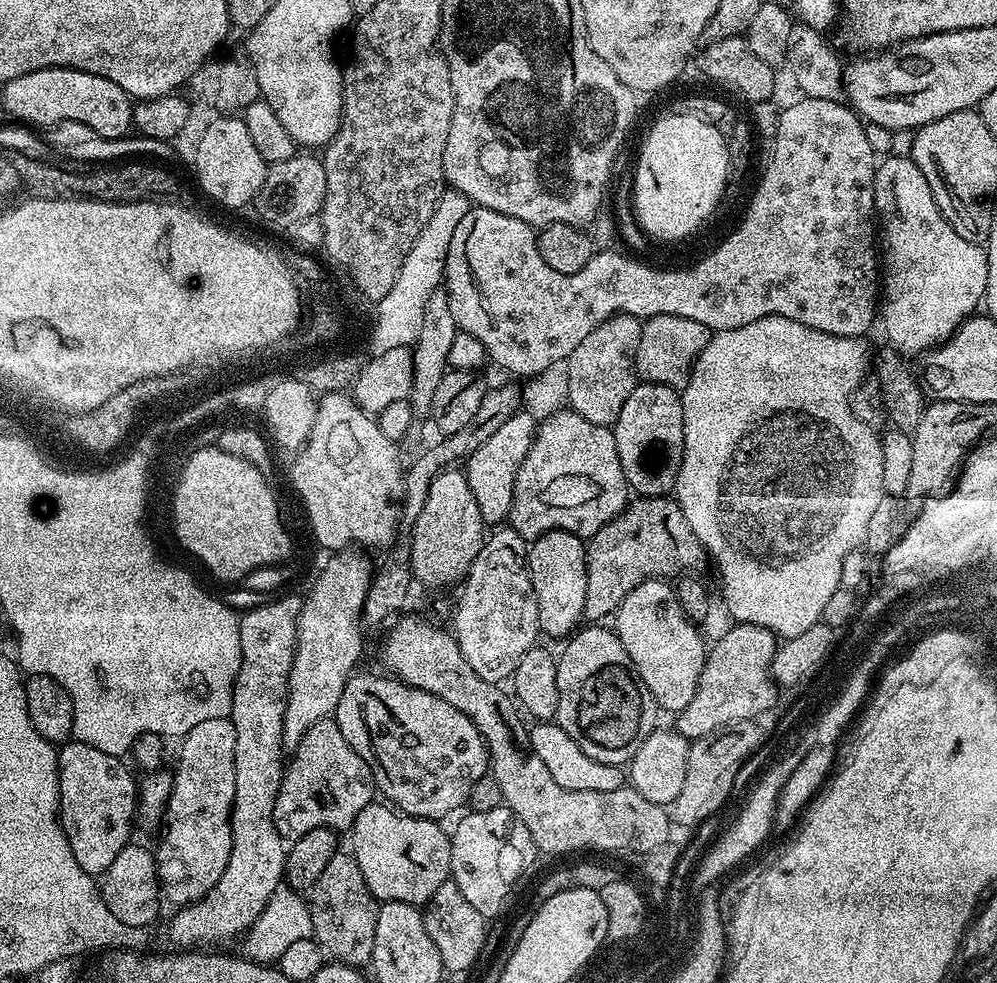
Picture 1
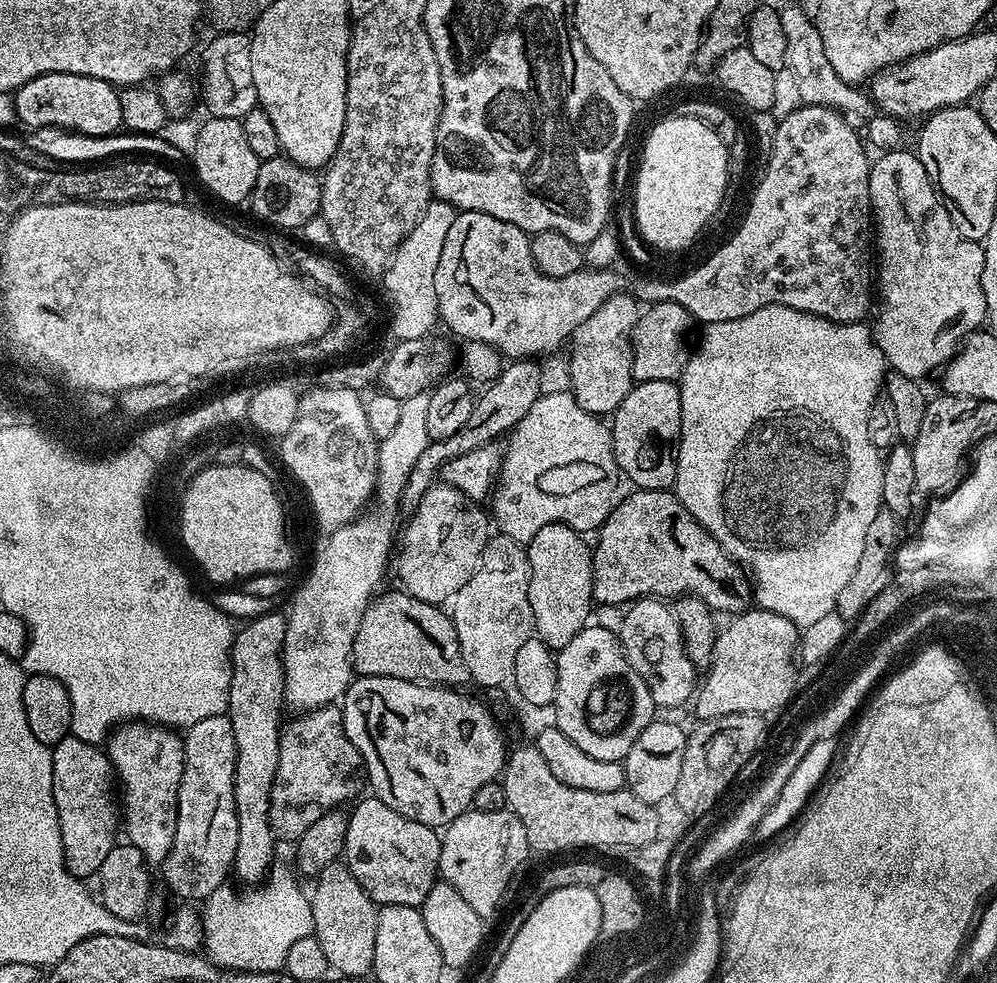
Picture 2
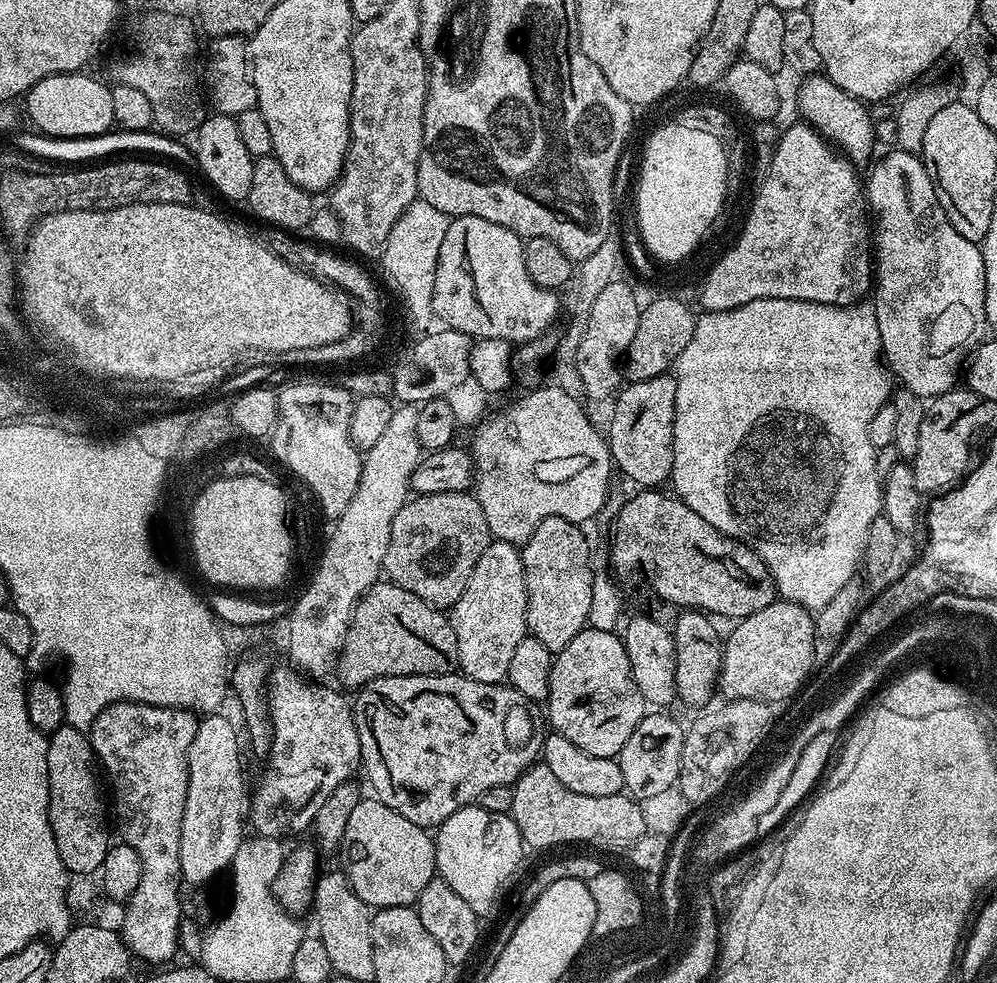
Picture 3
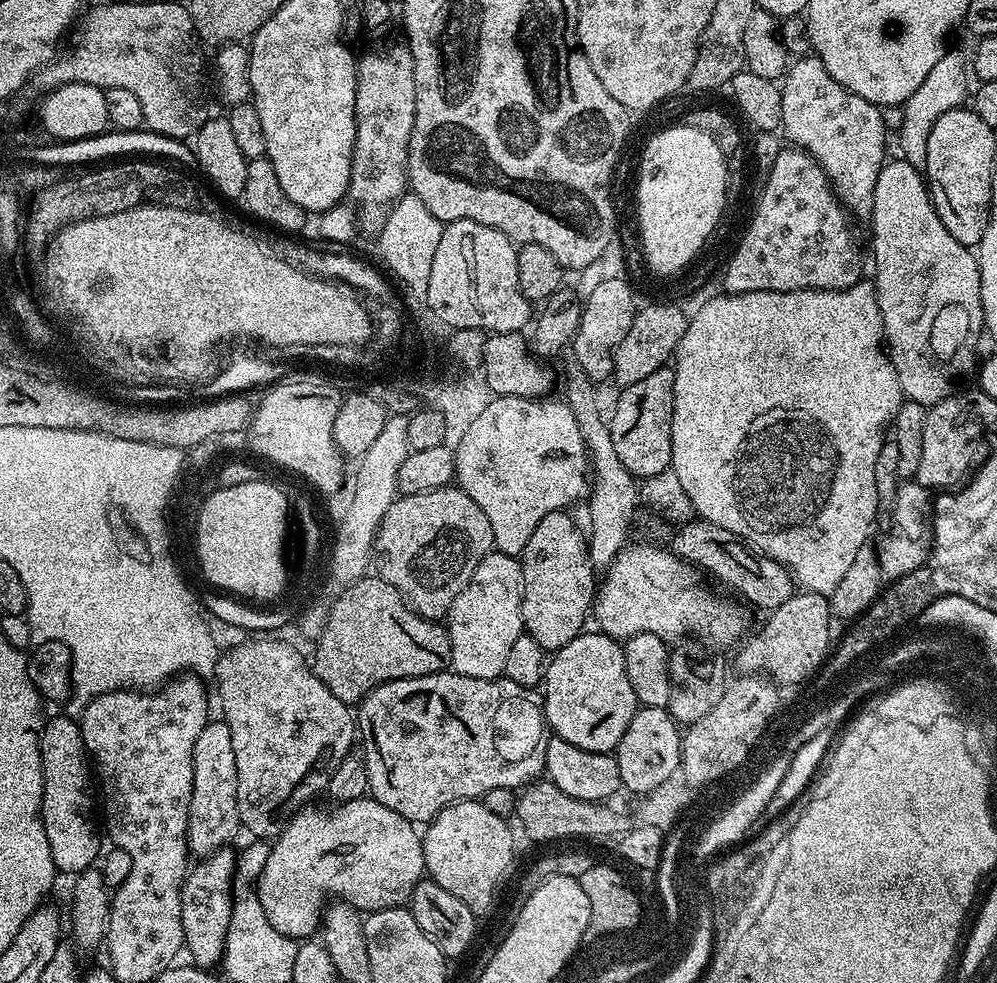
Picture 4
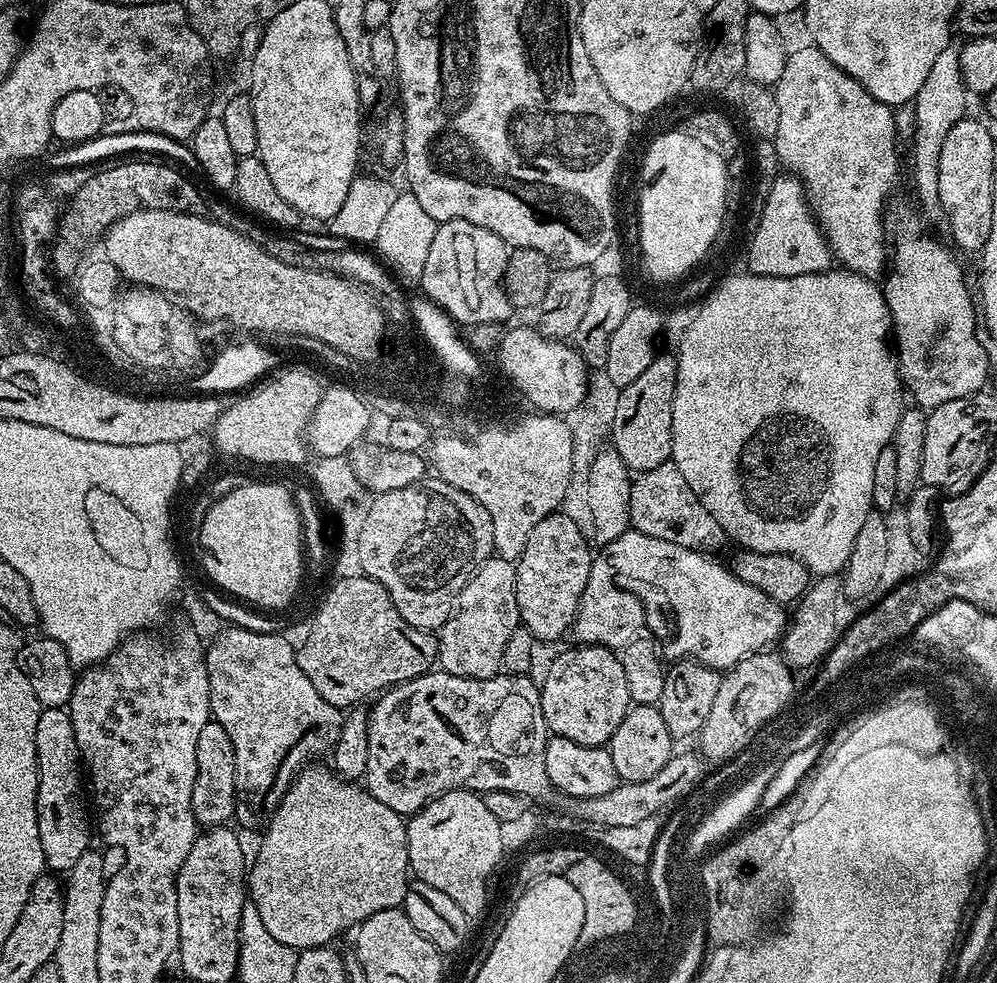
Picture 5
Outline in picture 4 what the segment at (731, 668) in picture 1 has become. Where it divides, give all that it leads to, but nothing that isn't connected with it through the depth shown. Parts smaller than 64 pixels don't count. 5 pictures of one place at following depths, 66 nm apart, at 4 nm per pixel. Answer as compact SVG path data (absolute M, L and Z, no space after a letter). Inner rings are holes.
M800 590L782 602L782 606L771 609L767 616L768 621L739 645L740 653L736 656L739 671L744 674L763 674L780 686L803 685L812 680L828 659L834 644L834 617L829 597Z

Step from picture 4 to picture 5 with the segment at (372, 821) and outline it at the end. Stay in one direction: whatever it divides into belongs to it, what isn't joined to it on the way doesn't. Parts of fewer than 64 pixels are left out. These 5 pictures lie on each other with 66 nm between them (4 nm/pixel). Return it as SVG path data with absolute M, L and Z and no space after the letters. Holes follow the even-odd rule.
M316 762L311 766L304 766L299 769L298 775L288 785L287 794L267 821L266 827L263 829L263 832L265 831L264 841L261 842L260 849L256 852L256 861L253 864L251 861L246 872L247 895L250 897L252 905L258 910L263 924L266 925L266 930L270 930L270 934L274 934L274 938L278 938L278 942L297 950L331 945L335 936L342 935L347 928L349 930L355 929L360 921L370 918L370 914L378 914L382 910L390 910L391 908L400 908L404 903L406 890L410 883L408 826L405 817L400 816L394 810L390 810L390 806L378 802L378 798L374 798L367 787L360 785L359 788L356 785L359 783L349 782L343 775L337 774L331 767L328 768L323 768L320 762Z

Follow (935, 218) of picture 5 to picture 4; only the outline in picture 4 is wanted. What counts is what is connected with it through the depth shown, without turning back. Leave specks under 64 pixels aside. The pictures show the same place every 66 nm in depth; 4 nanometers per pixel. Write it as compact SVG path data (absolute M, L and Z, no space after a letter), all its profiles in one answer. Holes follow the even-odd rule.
M954 48L945 51L938 64L927 74L926 80L922 82L921 86L918 86L918 90L902 106L903 120L898 131L900 148L902 150L900 154L905 161L916 169L924 169L930 132L932 132L938 118L942 114L946 114L948 110L961 107L967 101L965 100L967 94L969 97L968 76L970 80L970 72L967 60L967 55L964 56L962 53L954 50Z

